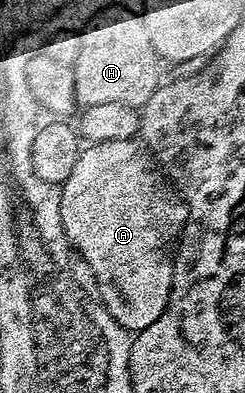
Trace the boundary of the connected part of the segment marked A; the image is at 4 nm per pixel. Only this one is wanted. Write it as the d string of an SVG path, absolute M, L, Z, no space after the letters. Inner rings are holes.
M137 139L86 144L71 175L67 175L64 185L60 186L60 191L65 235L69 238L70 246L87 263L91 263L95 278L99 281L102 296L100 304L106 314L112 317L114 325L120 325L125 331L140 331L151 327L151 323L155 323L155 319L159 319L167 307L173 286L173 244L189 222L189 208L180 192L167 180L153 154Z

